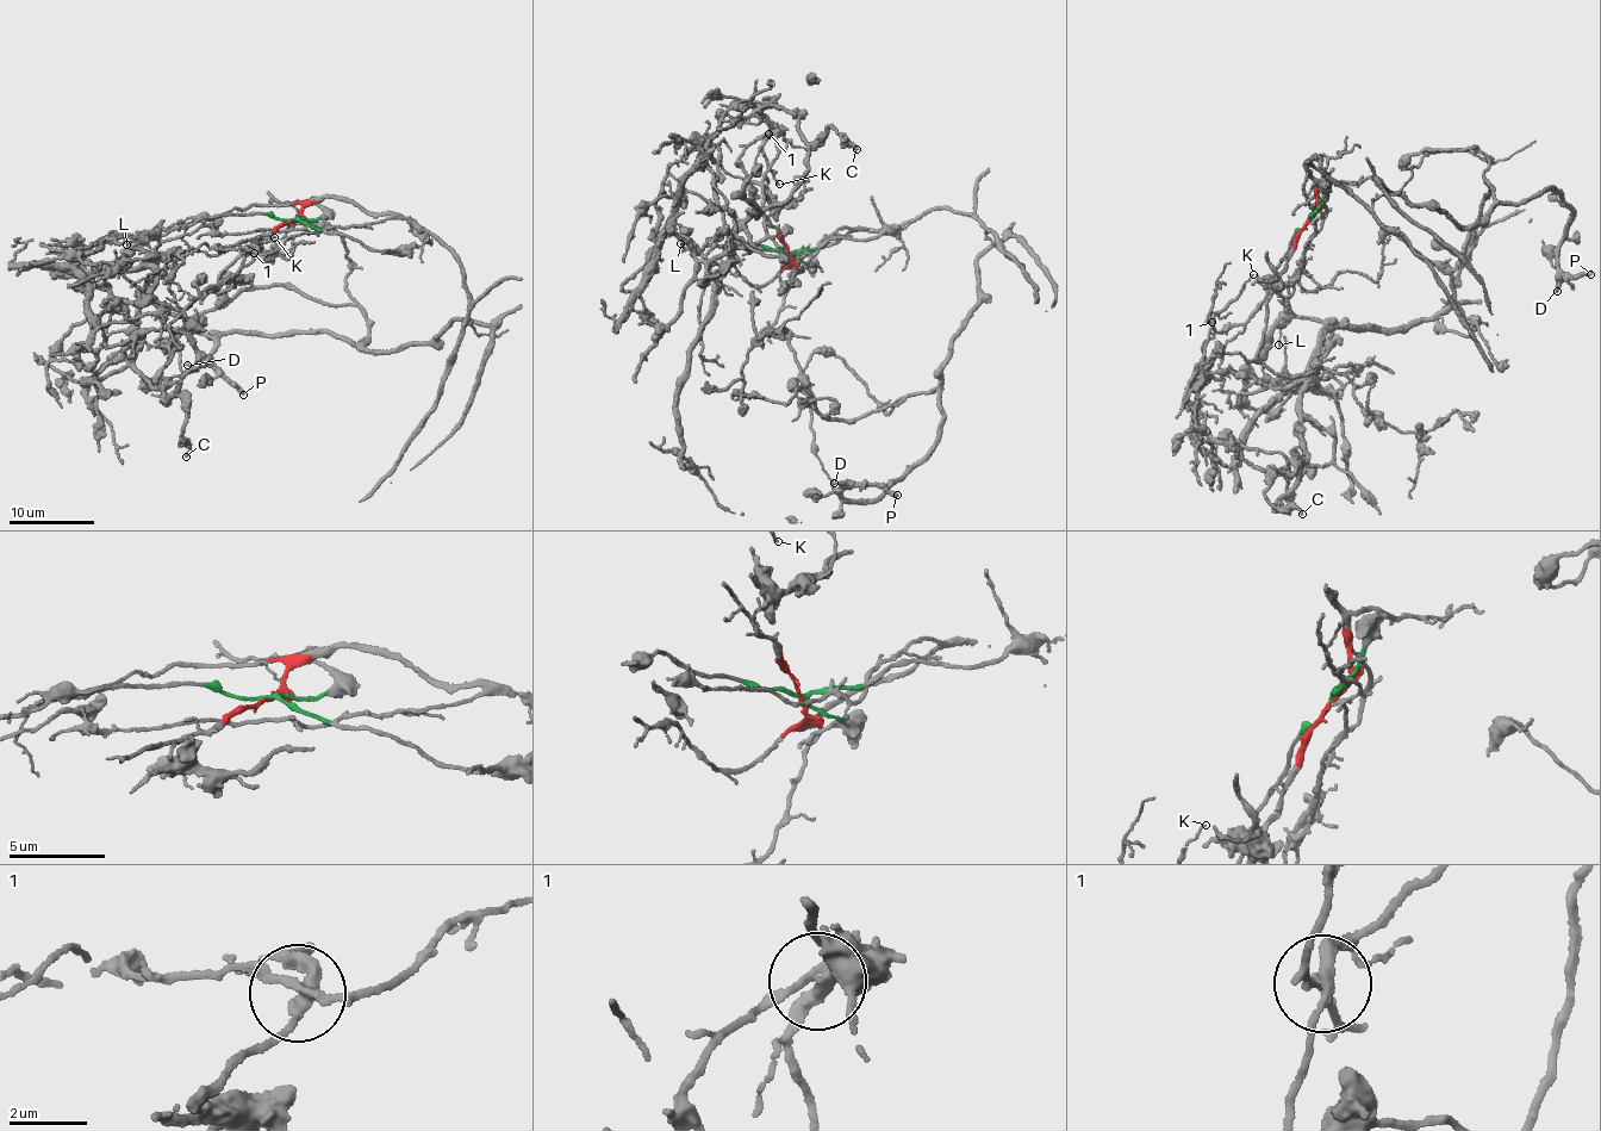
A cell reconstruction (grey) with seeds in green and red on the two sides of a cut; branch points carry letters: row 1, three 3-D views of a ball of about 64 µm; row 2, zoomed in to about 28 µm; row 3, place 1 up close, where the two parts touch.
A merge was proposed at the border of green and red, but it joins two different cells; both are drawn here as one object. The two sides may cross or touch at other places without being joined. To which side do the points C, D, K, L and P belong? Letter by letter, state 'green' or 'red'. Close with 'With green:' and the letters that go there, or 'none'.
C: green
D: red
K: green
L: green
P: red
With green: C, K, L

